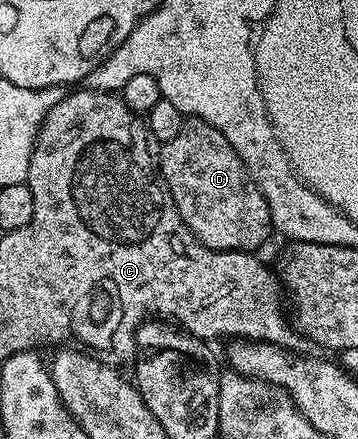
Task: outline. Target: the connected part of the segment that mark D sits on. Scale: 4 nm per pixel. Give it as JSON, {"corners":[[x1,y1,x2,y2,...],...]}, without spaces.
{"corners":[[184,121,181,132,177,132,173,140,162,143,158,156,163,183,169,188,173,204,177,204,177,212,181,212,181,220,185,220,196,242,205,244,210,250,255,252,267,237,272,237,265,196,261,196,233,144,229,144,213,124]]}

